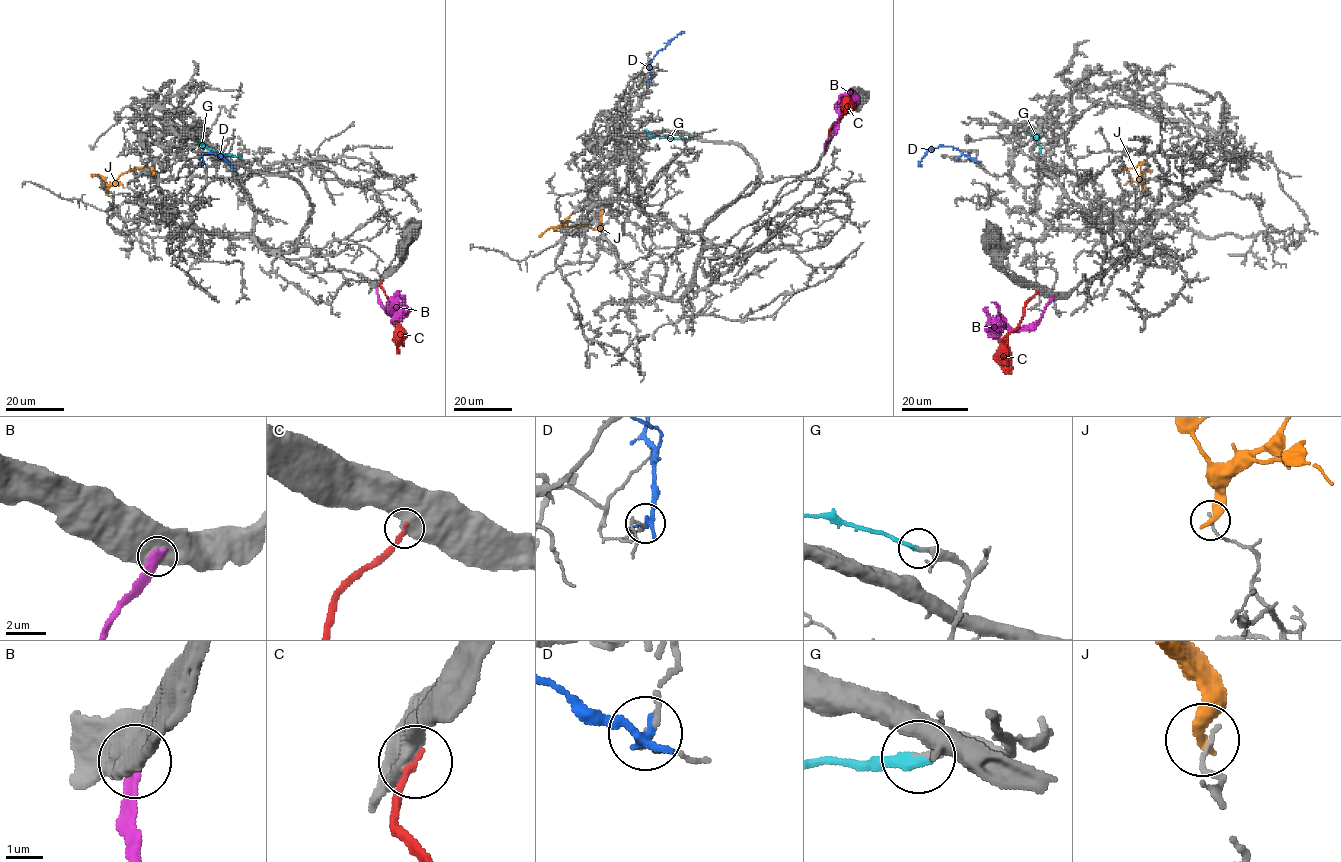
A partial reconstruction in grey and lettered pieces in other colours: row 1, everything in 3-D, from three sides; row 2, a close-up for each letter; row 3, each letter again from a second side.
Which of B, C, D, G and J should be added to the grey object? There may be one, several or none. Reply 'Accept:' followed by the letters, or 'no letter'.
Accept: G

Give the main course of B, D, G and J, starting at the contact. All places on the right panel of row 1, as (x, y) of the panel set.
B: (1053, 297), (1042, 316), (1018, 330), (1012, 330), (1002, 320), (999, 307), (991, 302)
D: (975, 159), (941, 145), (931, 148), (918, 167)
G: (1039, 152), (1038, 138), (1029, 131)
J: (1143, 191), (1138, 162), (1144, 162), (1122, 169)

